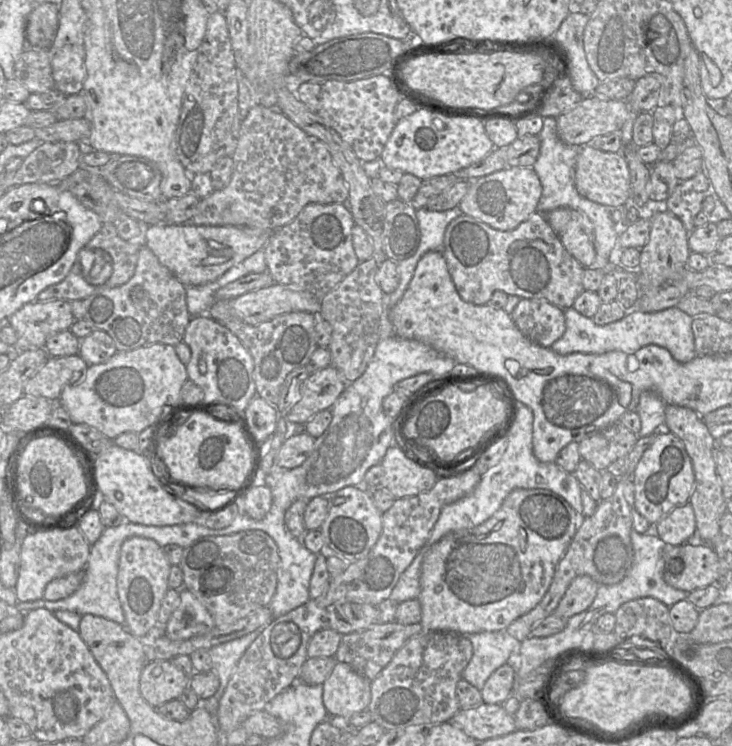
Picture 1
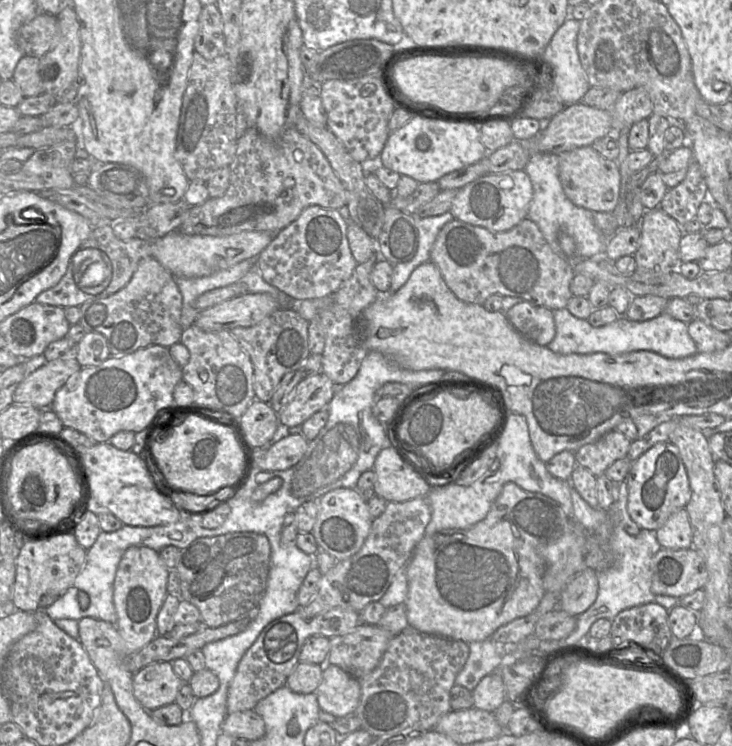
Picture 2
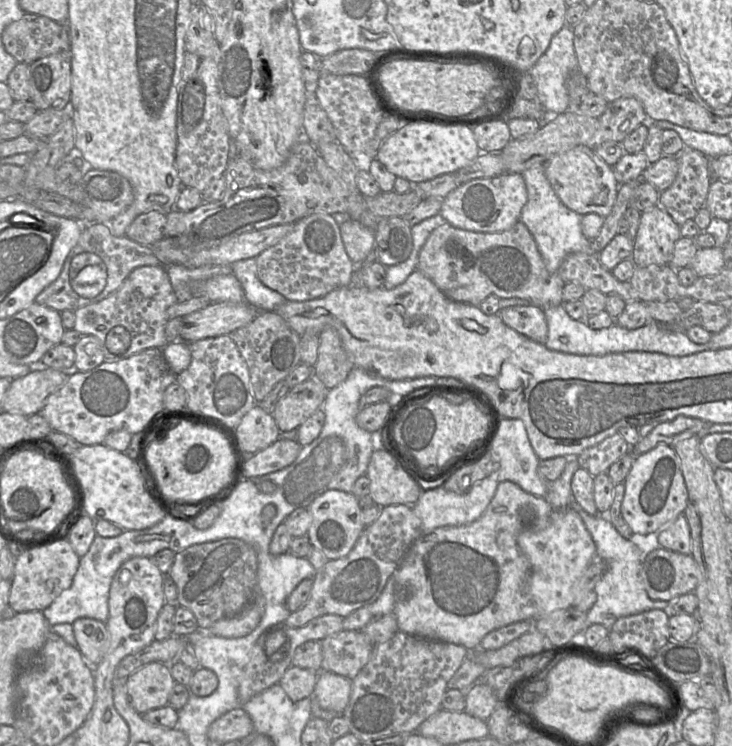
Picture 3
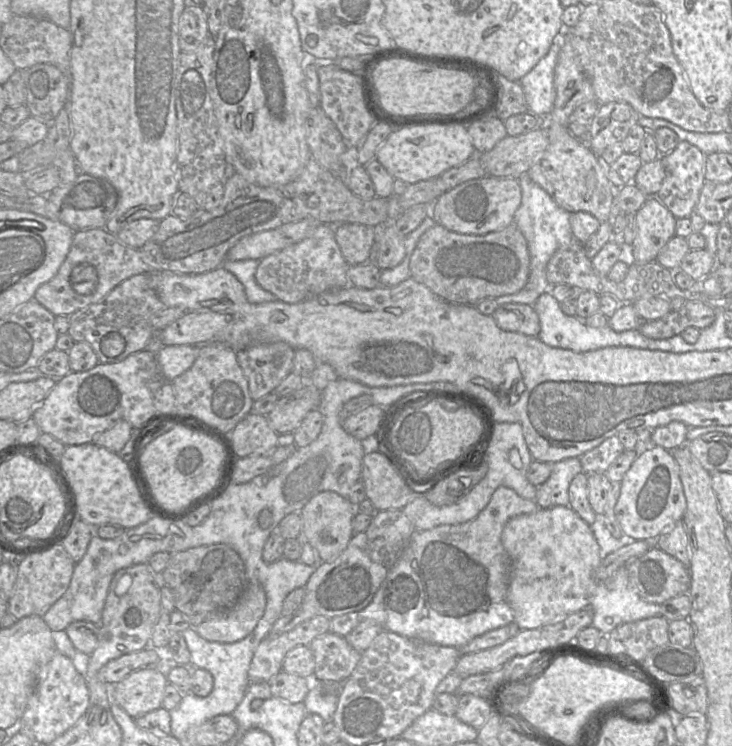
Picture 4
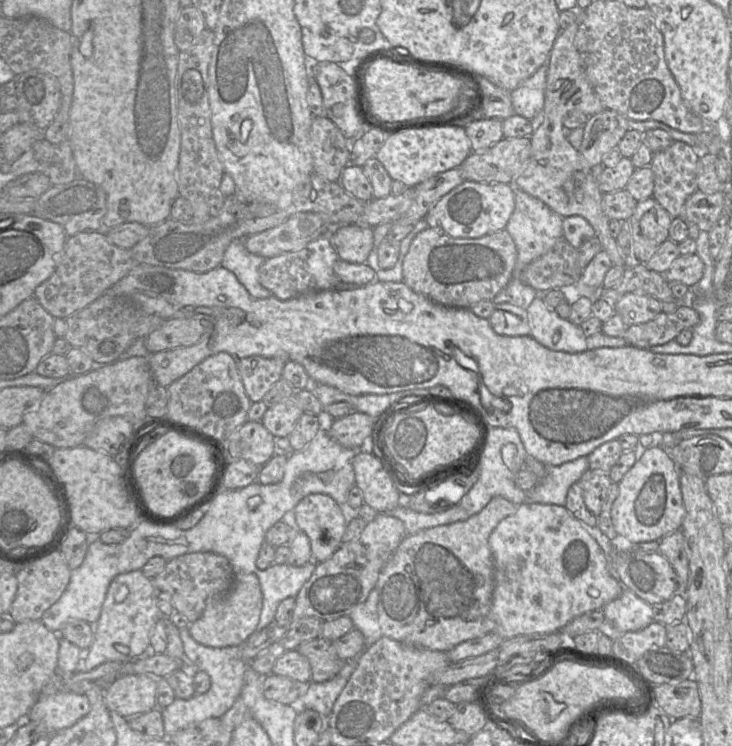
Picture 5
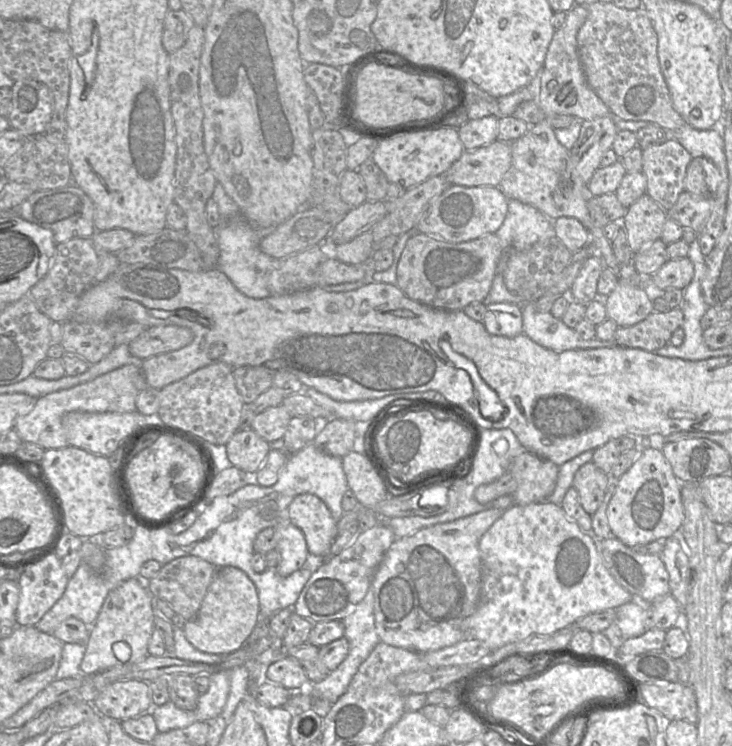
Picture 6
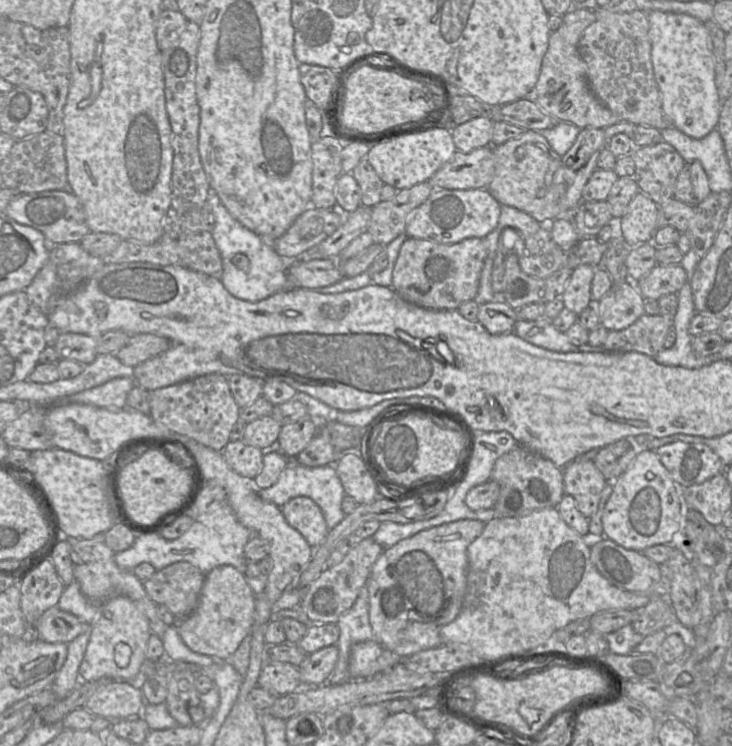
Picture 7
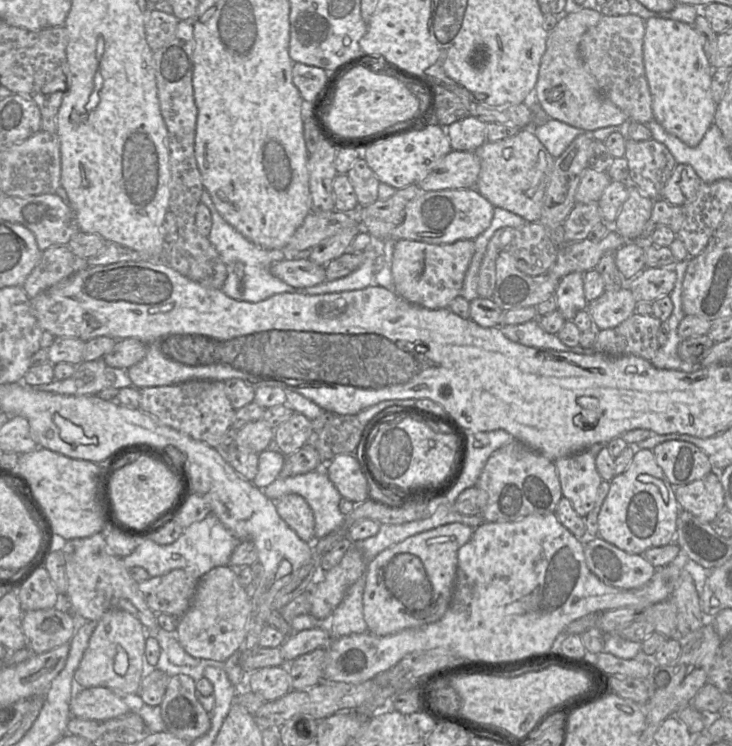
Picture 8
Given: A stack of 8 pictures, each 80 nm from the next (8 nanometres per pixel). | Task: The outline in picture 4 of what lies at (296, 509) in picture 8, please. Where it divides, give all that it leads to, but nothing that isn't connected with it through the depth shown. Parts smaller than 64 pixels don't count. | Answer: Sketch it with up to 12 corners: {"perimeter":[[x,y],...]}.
{"perimeter":[[333,491],[301,510],[302,536],[322,562],[353,537],[357,505]]}

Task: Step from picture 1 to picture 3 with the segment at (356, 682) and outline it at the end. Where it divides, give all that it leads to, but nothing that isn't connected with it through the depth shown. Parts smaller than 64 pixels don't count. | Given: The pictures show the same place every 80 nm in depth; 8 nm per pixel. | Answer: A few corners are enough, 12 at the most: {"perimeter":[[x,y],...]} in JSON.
{"perimeter":[[318,671],[313,696],[321,708],[342,714],[351,680]]}

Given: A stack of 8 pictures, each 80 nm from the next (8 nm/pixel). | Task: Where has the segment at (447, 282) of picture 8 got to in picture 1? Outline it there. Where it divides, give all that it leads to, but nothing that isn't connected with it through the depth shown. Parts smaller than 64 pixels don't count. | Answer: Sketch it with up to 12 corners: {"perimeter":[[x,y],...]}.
{"perimeter":[[537,211],[510,231],[463,214],[442,253],[458,294],[565,309],[585,267]]}

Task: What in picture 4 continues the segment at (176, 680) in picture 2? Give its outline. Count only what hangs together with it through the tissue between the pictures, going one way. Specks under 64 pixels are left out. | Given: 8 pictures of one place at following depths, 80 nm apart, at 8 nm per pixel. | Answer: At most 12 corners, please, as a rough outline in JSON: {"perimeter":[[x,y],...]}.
{"perimeter":[[143,667],[111,687],[132,718],[162,707],[166,673]]}

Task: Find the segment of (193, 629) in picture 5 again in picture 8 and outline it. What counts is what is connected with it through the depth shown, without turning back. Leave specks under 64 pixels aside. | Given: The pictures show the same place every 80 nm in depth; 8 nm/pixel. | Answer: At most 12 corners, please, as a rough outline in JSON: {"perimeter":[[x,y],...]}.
{"perimeter":[[236,569],[198,580],[176,628],[191,656],[223,663],[244,644],[251,600]]}

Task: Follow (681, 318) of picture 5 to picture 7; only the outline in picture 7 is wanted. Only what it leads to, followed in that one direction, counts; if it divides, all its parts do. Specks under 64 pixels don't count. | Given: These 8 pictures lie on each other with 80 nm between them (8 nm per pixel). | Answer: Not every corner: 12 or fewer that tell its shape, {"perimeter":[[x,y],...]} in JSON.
{"perimeter":[[643,314],[623,330],[609,331],[610,352],[663,350],[674,317]]}

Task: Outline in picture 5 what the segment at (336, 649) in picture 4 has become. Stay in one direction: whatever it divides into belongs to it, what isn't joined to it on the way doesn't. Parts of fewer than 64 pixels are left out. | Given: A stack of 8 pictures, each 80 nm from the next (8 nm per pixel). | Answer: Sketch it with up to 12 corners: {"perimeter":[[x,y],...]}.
{"perimeter":[[323,637],[297,650],[309,660],[312,682],[334,678],[346,663]]}

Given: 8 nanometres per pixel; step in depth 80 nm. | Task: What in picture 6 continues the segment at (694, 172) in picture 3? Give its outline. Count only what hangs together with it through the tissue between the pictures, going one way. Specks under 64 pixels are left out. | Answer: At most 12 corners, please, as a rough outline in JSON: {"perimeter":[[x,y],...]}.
{"perimeter":[[676,140],[642,150],[646,194],[667,212],[691,154]]}

